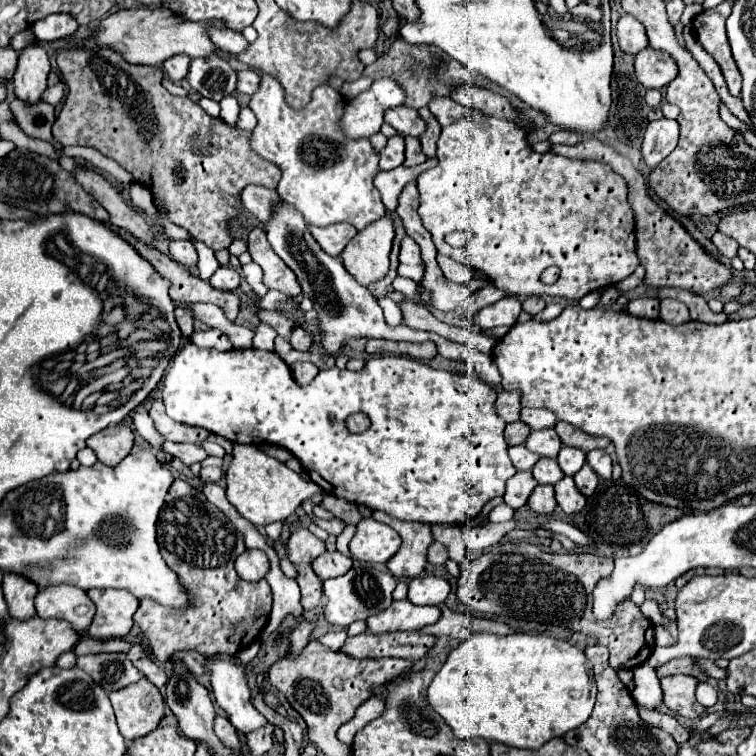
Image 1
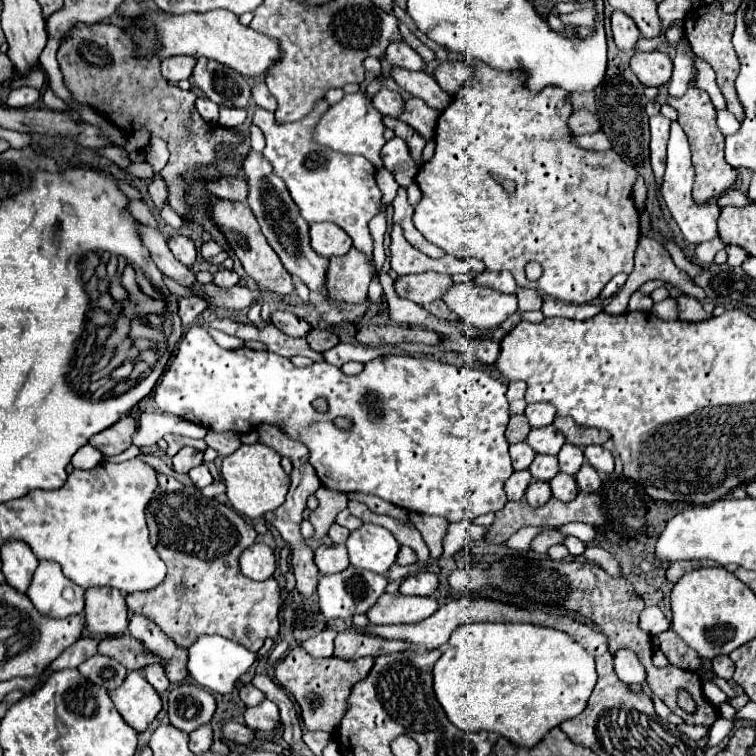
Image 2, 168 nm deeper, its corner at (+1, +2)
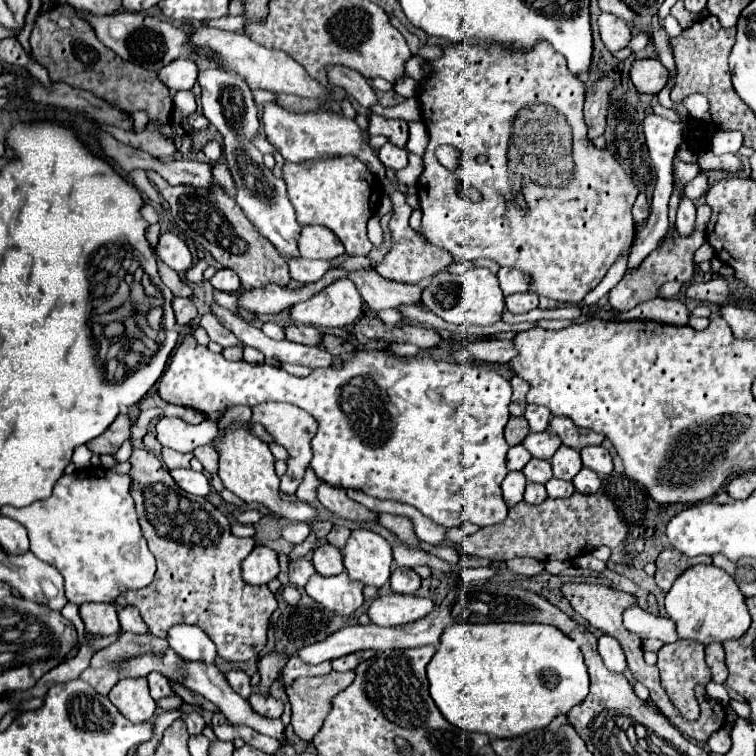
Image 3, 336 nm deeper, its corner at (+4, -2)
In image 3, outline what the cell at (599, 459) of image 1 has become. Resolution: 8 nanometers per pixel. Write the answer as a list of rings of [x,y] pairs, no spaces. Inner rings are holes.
[[[586,446],[582,448],[582,462],[586,468],[598,472],[598,474],[610,474],[612,472],[612,456],[604,446]]]

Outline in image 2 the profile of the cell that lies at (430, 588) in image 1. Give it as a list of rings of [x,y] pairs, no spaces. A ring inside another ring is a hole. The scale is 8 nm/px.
[[[433,572],[411,574],[401,582],[399,592],[405,596],[431,596],[439,586],[439,578]]]

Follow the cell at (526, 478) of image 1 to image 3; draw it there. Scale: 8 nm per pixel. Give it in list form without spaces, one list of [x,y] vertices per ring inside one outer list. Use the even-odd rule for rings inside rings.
[[[508,472],[508,476],[502,482],[502,492],[504,492],[504,502],[508,508],[514,504],[522,502],[522,494],[526,488],[526,478],[522,472]]]

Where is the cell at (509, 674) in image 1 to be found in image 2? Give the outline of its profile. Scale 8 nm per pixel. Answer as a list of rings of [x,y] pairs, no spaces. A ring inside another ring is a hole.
[[[479,622],[459,626],[449,640],[449,648],[433,668],[433,690],[447,712],[447,718],[463,732],[497,732],[517,746],[533,748],[561,722],[579,716],[593,692],[597,674],[595,660],[581,644],[565,632],[535,624]]]

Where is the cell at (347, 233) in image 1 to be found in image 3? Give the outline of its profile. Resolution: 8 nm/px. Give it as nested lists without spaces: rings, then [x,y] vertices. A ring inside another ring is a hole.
[[[304,226],[298,238],[298,250],[302,258],[320,258],[320,260],[332,260],[344,254],[342,242],[326,226]]]

